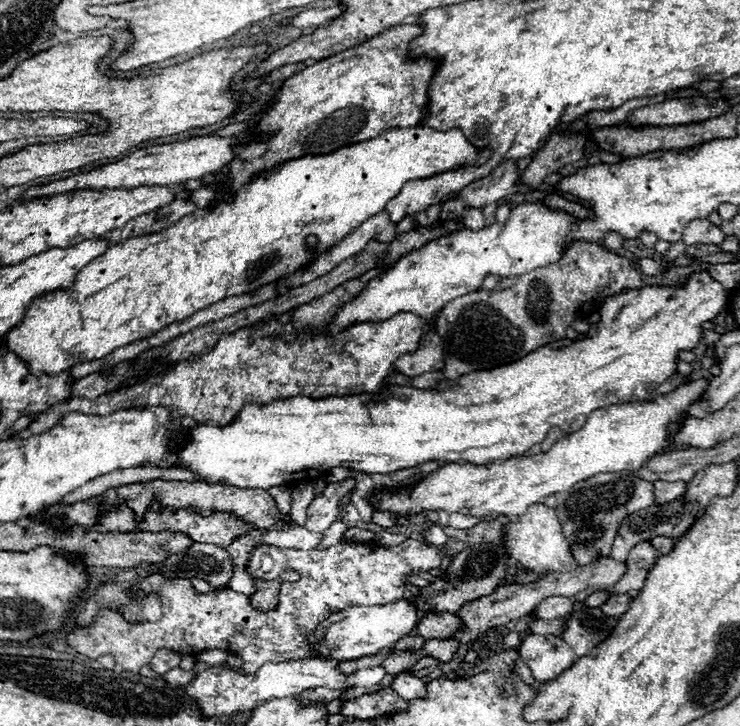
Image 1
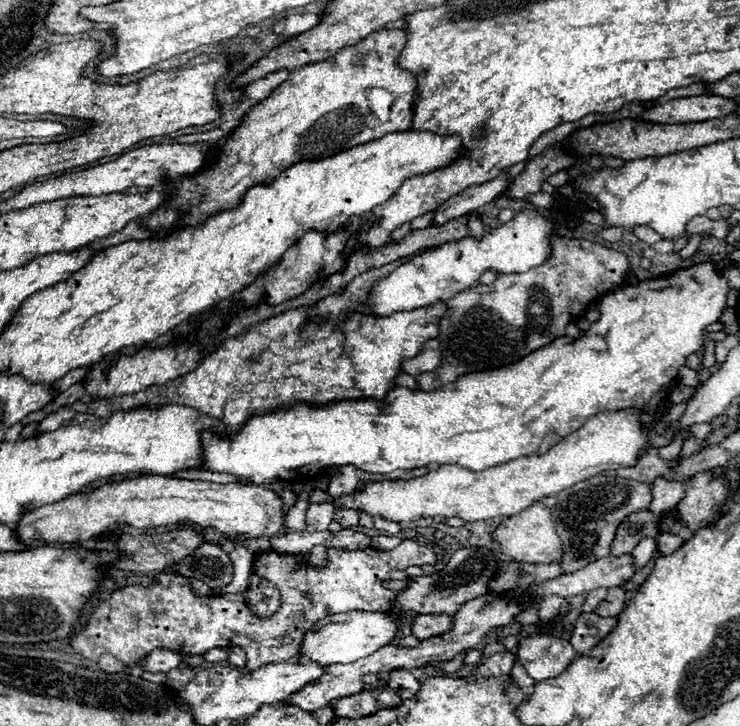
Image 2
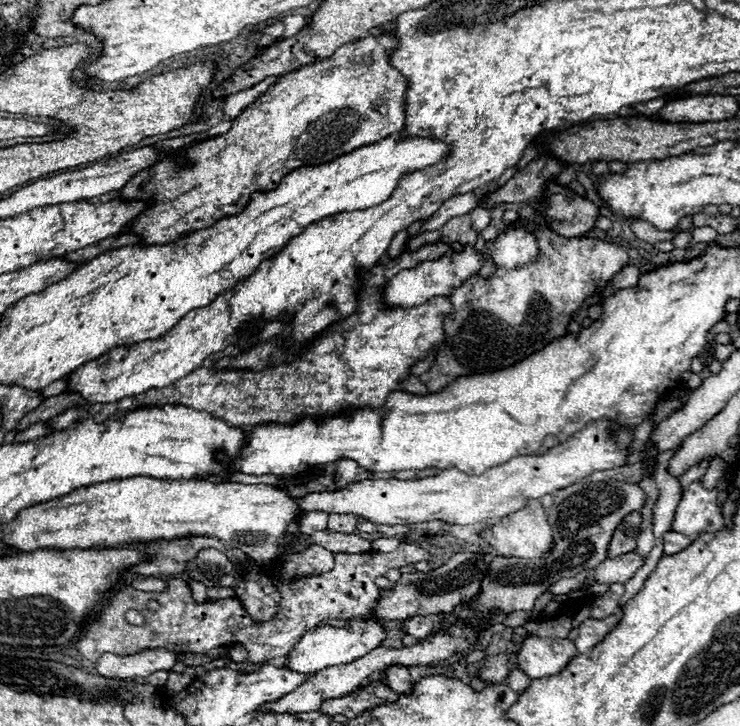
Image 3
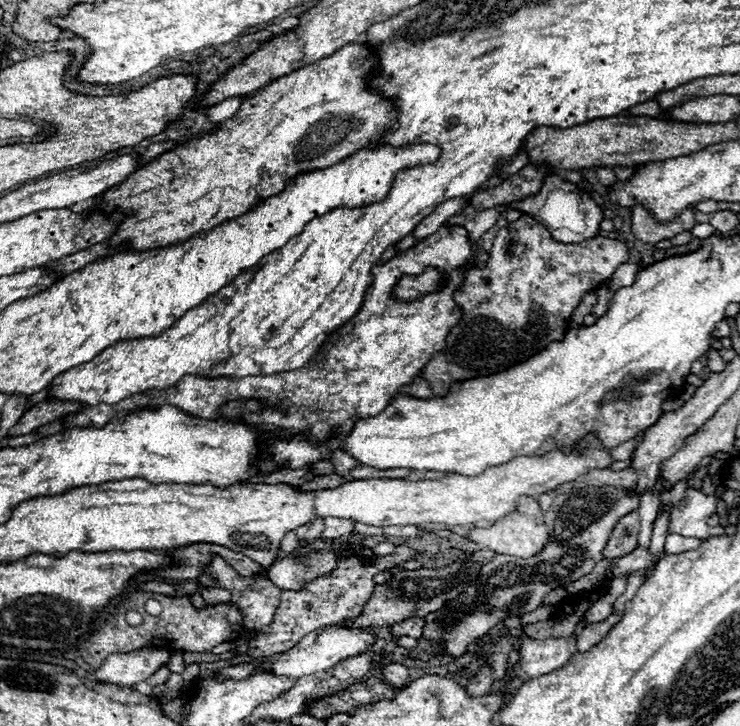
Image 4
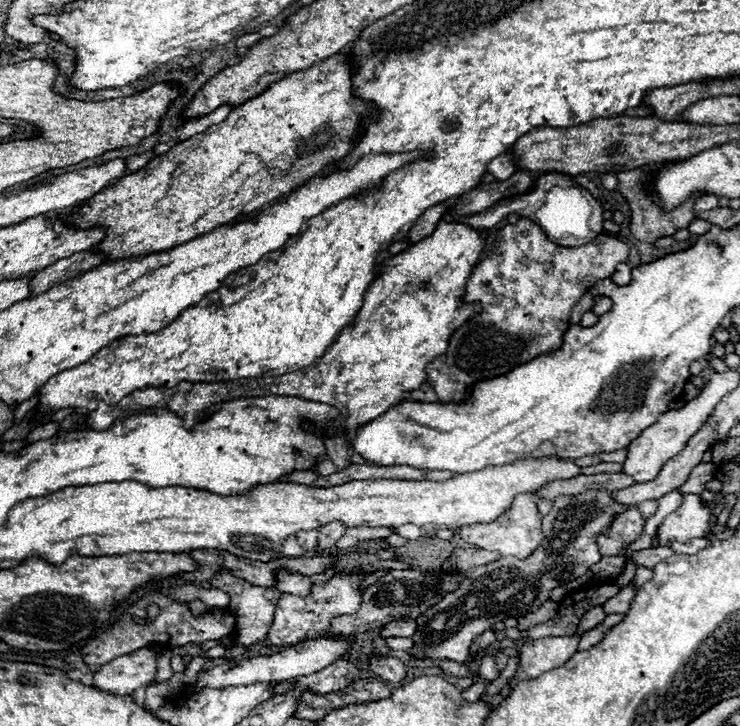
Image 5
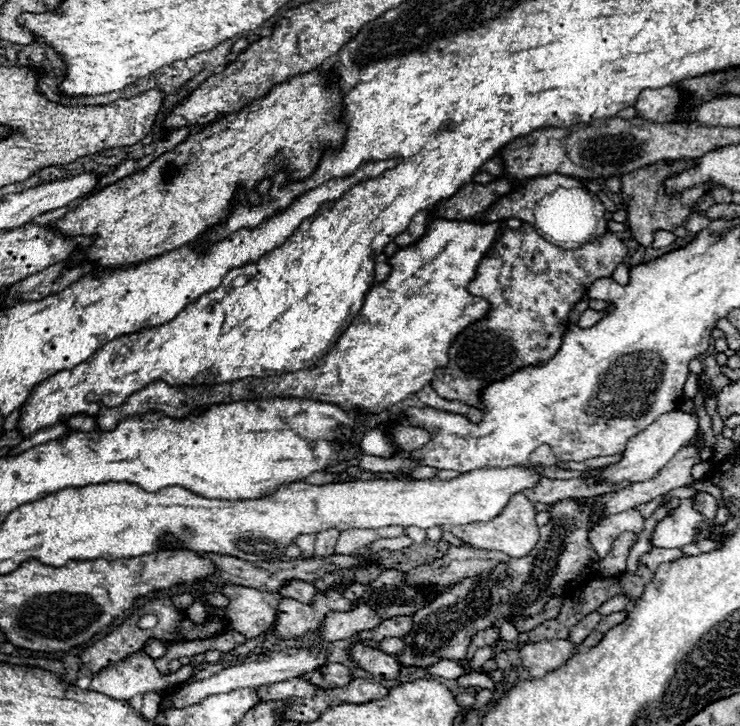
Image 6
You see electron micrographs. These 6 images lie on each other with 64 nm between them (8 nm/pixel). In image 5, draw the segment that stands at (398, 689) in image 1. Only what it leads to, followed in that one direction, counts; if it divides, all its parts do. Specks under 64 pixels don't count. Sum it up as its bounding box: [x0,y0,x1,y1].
[370,656,406,682]

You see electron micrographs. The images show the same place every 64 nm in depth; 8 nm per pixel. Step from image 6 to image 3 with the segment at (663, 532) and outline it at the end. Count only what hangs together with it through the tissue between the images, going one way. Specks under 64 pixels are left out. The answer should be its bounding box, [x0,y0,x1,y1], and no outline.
[672,482,724,536]

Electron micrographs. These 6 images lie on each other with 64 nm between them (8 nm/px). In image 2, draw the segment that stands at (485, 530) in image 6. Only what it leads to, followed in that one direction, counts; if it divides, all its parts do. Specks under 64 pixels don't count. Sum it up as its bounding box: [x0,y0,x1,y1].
[494,502,562,564]

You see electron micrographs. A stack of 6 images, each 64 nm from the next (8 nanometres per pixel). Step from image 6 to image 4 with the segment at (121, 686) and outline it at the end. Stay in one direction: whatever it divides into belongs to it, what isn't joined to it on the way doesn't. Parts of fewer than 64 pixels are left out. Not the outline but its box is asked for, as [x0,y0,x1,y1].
[94,648,171,686]

